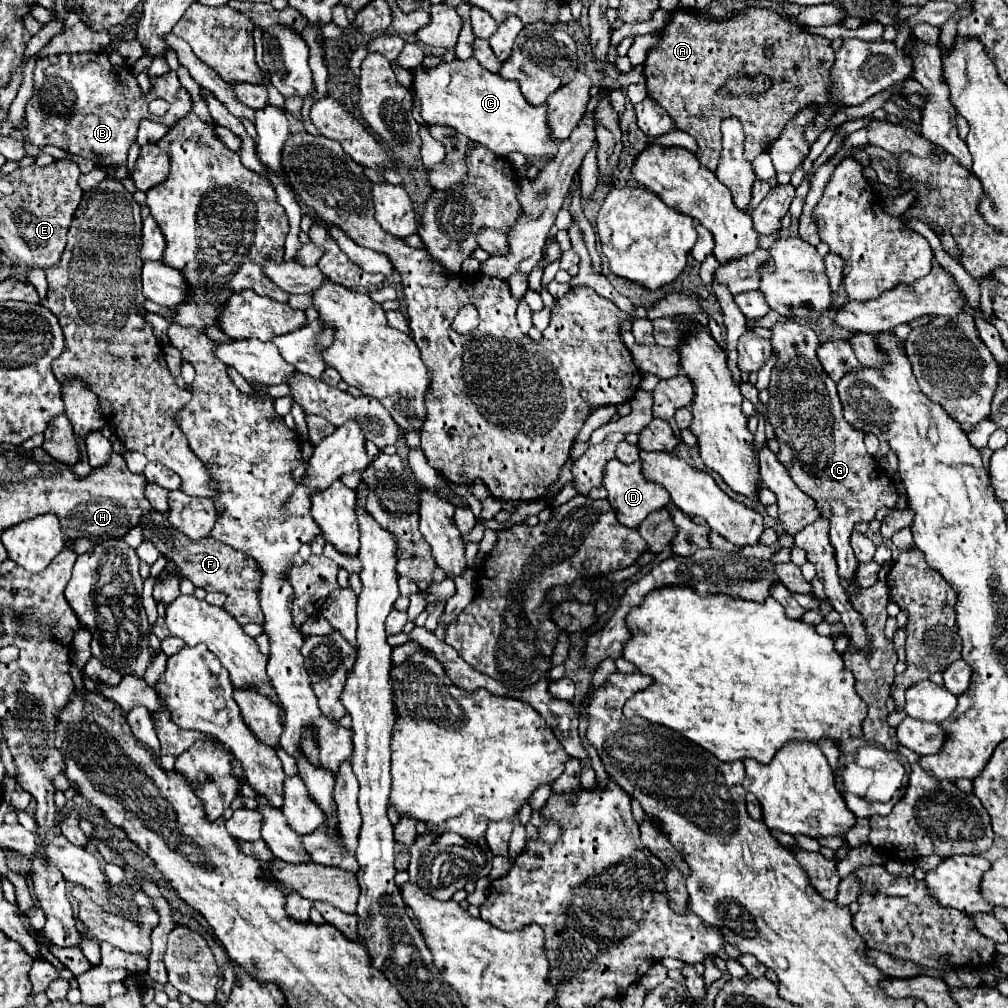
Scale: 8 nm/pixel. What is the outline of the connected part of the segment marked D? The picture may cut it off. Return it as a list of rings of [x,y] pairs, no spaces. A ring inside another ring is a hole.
[[[617,458],[609,460],[609,462],[605,464],[603,488],[609,492],[607,500],[609,500],[609,504],[613,506],[619,522],[625,524],[625,526],[629,526],[629,528],[637,528],[637,526],[647,518],[647,514],[665,508],[665,504],[669,502],[667,490],[665,490],[661,484],[651,482],[651,480],[645,478],[645,474],[643,474],[643,464],[641,464],[641,462],[623,464],[623,462],[617,460]]]

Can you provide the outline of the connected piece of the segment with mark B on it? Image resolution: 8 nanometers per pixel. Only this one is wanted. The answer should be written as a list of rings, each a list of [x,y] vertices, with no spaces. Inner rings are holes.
[[[77,52],[77,54],[55,54],[37,60],[35,66],[35,78],[33,78],[33,96],[27,102],[25,108],[25,154],[27,156],[39,156],[45,146],[57,146],[65,152],[89,158],[93,162],[99,162],[99,166],[125,166],[127,164],[127,152],[129,146],[137,138],[139,122],[145,118],[157,120],[165,126],[173,126],[181,114],[187,114],[191,110],[191,96],[181,86],[177,74],[171,70],[159,78],[151,80],[151,92],[141,94],[135,78],[131,76],[127,66],[113,66],[107,62],[103,52]],[[153,98],[163,98],[171,102],[171,108],[165,116],[155,116],[149,112],[149,102]]]

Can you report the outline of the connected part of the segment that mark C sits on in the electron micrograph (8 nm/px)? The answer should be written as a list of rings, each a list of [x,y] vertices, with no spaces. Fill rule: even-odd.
[[[455,58],[453,62],[441,62],[433,68],[425,68],[421,64],[411,70],[411,88],[409,90],[411,90],[411,100],[421,106],[421,118],[427,124],[449,126],[449,128],[457,130],[459,134],[465,134],[467,138],[487,146],[497,156],[505,156],[509,152],[521,152],[531,158],[553,158],[553,154],[559,148],[557,144],[551,142],[549,132],[547,132],[547,106],[545,104],[531,106],[523,98],[517,82],[505,80],[499,74],[485,70],[475,58],[467,58],[467,60]]]

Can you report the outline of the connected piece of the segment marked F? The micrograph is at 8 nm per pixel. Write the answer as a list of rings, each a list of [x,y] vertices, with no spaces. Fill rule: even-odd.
[[[149,510],[141,516],[139,526],[143,528],[143,538],[153,542],[155,548],[177,566],[177,570],[189,578],[195,586],[205,588],[207,592],[225,592],[227,594],[227,612],[243,626],[249,622],[263,624],[263,614],[257,602],[257,586],[261,580],[261,570],[257,570],[257,562],[247,558],[247,554],[229,548],[227,544],[215,540],[213,536],[201,540],[189,540],[183,532],[169,524],[167,512]],[[251,568],[251,576],[245,576],[243,570]]]

